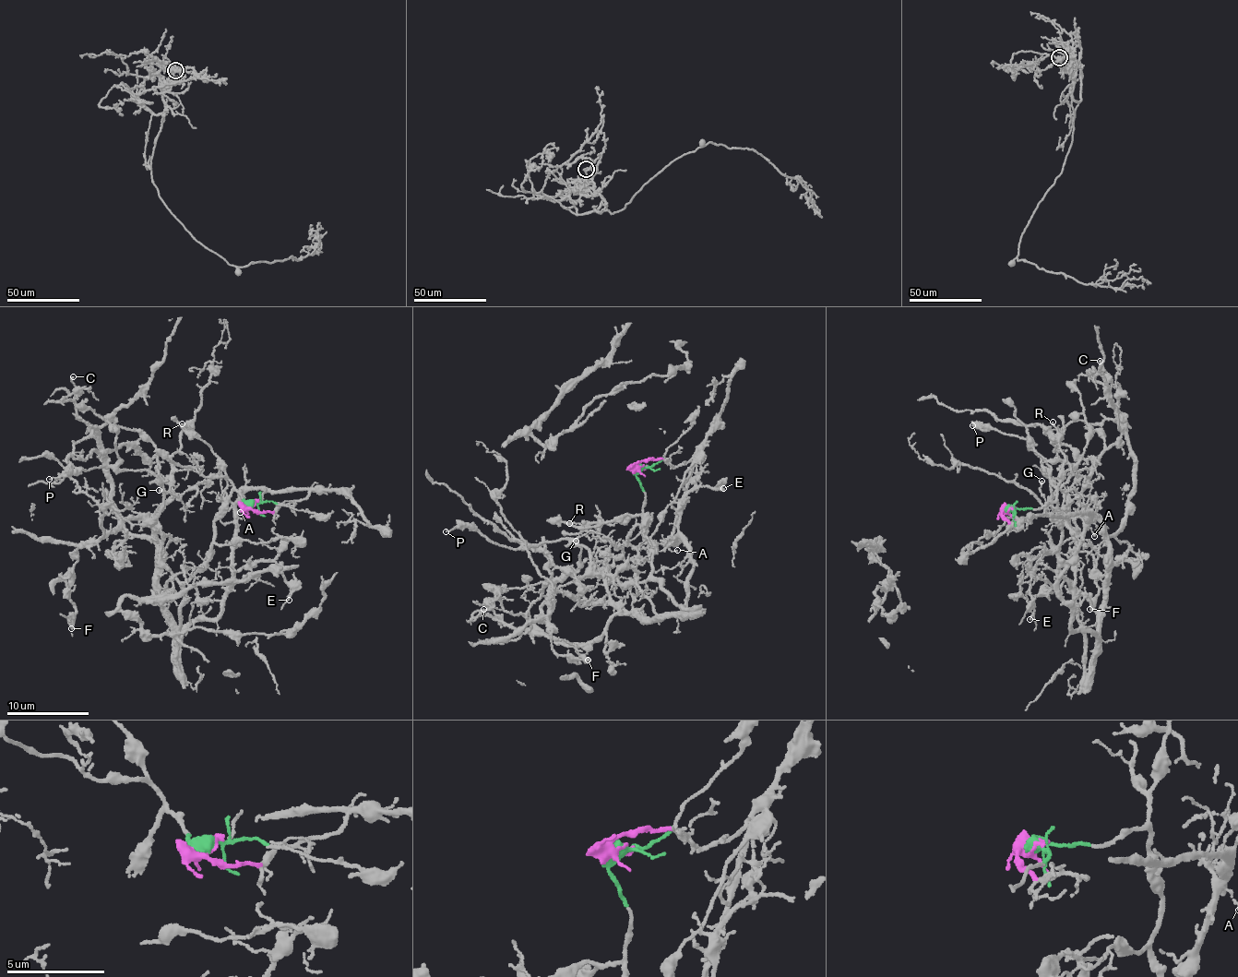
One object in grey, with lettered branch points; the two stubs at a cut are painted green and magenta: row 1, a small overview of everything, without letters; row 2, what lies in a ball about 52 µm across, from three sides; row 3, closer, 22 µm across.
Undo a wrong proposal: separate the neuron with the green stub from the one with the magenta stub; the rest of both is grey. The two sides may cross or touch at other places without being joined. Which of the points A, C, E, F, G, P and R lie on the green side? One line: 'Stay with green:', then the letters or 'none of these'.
Stay with green: P, R

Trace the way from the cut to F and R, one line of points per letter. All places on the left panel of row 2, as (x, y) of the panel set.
F: (252, 506), (309, 490), (237, 503), (216, 616), (175, 623), (148, 518), (59, 575), (70, 628)
R: (252, 506), (243, 502), (225, 471), (225, 464), (181, 423)

